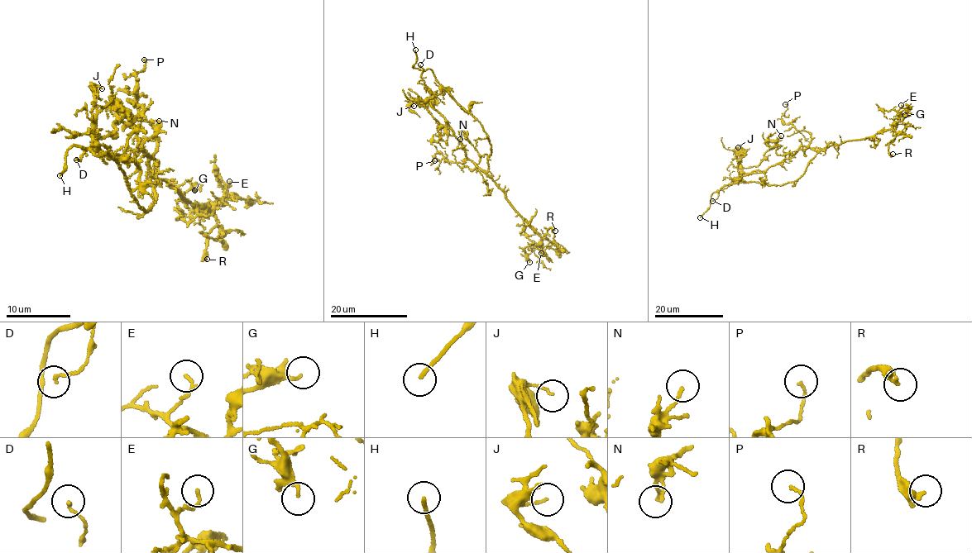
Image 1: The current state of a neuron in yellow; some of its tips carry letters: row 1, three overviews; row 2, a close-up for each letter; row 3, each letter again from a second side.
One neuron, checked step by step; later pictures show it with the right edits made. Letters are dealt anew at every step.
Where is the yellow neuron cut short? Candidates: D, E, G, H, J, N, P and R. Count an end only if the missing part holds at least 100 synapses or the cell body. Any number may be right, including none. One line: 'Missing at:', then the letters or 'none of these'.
Missing at: H

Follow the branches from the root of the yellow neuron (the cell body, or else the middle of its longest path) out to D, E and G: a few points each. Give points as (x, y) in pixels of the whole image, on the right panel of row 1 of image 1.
D: (800, 148), (787, 159), (768, 169), (743, 173), (740, 178), (720, 189), (718, 197), (712, 201)
E: (800, 148), (805, 145), (816, 150), (885, 131), (897, 121), (901, 105)
G: (800, 148), (805, 145), (816, 150), (872, 136), (896, 125), (892, 131), (895, 119), (905, 115)

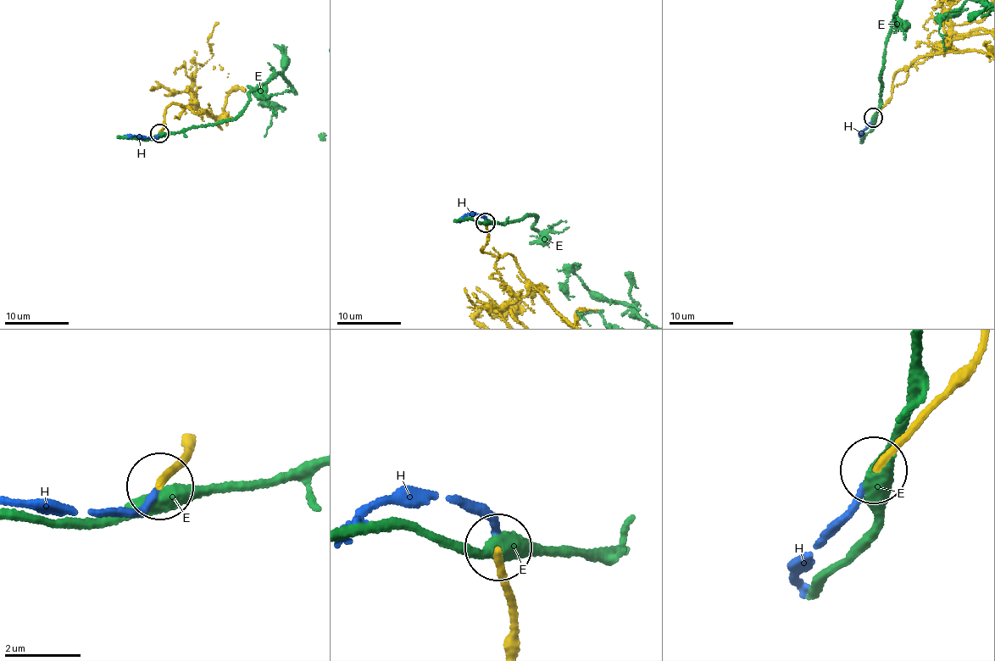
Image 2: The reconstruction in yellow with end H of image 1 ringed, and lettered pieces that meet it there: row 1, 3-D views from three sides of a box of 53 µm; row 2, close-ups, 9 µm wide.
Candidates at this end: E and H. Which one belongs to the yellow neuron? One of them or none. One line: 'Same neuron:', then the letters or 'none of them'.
Same neuron: H

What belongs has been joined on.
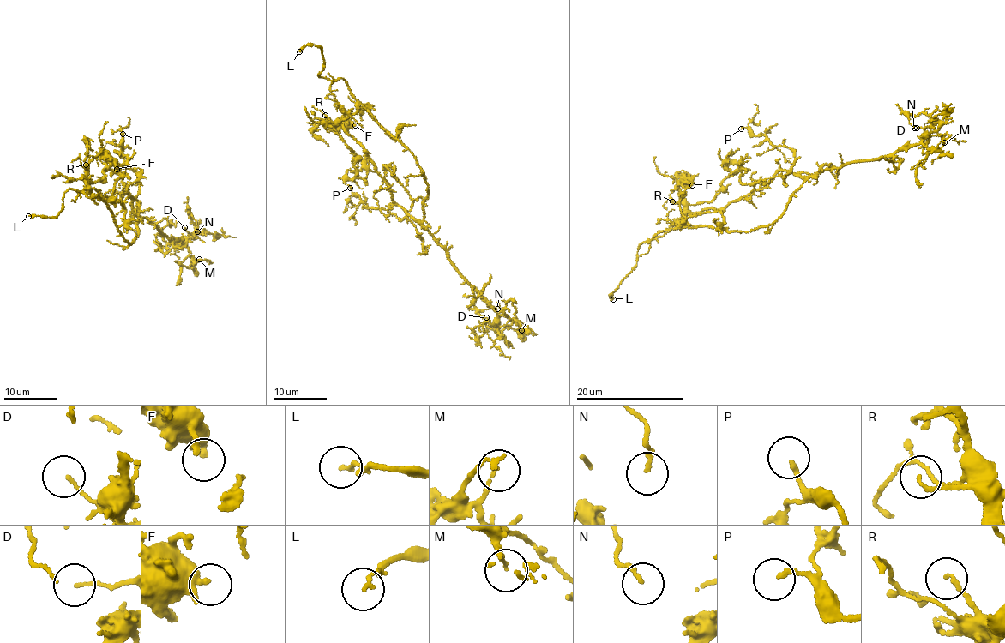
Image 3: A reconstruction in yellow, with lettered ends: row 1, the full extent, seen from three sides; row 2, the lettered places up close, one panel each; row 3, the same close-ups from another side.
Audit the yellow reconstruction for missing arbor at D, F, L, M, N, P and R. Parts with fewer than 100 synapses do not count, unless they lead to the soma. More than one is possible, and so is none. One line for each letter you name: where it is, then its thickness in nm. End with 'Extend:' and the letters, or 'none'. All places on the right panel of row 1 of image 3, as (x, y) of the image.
L: place (613, 299); calibre 140 nm
Extend: L

